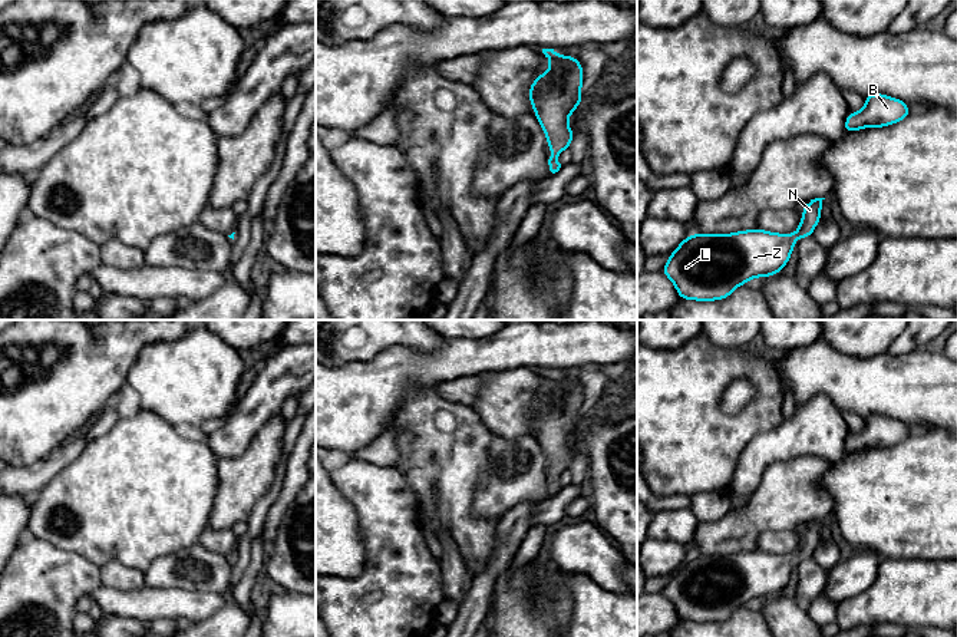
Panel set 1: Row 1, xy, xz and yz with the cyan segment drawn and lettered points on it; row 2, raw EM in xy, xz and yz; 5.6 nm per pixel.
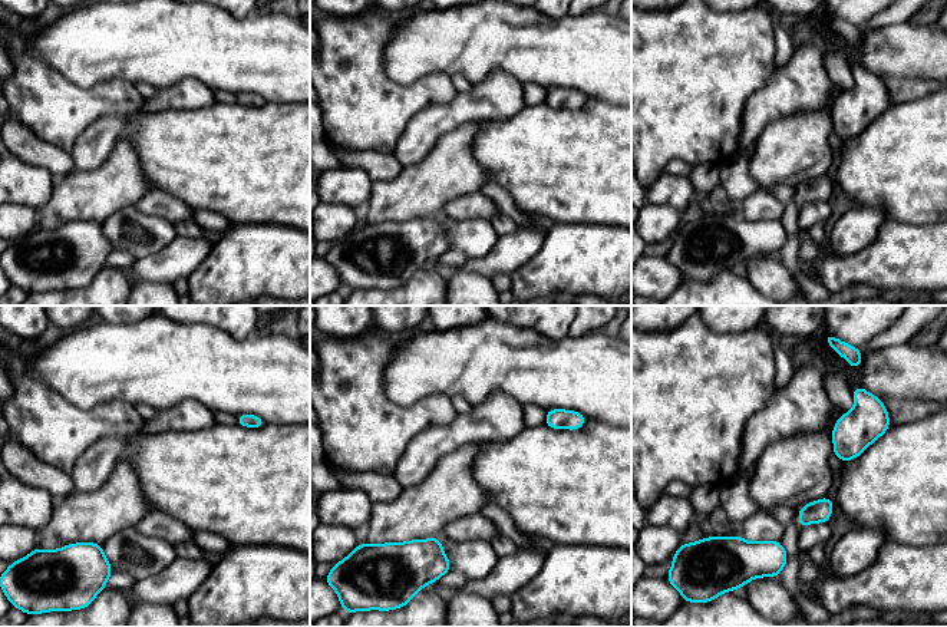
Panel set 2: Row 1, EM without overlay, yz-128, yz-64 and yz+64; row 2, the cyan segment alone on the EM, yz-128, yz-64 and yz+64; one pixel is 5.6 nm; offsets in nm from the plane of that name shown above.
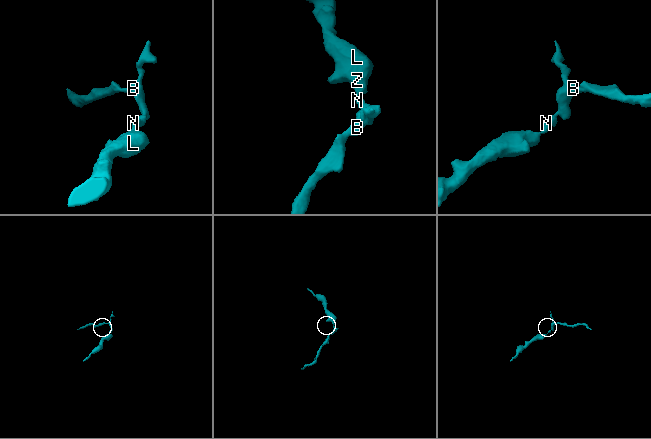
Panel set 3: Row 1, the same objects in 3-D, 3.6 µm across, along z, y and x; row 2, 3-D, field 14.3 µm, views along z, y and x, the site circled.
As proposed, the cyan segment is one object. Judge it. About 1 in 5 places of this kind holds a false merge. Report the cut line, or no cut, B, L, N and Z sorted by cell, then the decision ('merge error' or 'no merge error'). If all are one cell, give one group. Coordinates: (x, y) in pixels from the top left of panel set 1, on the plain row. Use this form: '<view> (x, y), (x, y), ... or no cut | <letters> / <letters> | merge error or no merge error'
no cut | B L N Z | no merge error

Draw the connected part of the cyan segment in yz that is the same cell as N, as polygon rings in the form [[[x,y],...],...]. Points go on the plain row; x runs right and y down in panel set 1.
[[[811,521],[803,528],[795,555],[755,549],[689,557],[669,577],[661,594],[671,601],[680,621],[725,621],[753,598],[779,595],[792,577],[795,562],[812,558],[822,539],[824,521]]]

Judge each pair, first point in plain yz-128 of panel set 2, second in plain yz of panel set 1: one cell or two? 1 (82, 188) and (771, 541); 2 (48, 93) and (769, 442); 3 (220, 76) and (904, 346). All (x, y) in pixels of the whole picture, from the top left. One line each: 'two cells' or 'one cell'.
1: two cells
2: two cells
3: two cells

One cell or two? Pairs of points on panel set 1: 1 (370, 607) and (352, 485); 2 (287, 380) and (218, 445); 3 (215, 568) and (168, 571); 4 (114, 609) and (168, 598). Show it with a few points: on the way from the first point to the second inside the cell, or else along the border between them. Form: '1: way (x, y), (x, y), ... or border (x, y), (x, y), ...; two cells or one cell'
1: way (379, 577), (379, 515); one cell
2: way (270, 398), (236, 432); one cell
3: way (204, 570), (180, 570); one cell
4: way (126, 604), (155, 603); one cell

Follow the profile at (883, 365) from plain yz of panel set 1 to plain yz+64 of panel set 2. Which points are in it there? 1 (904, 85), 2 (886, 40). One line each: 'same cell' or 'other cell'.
1: other cell
2: same cell

